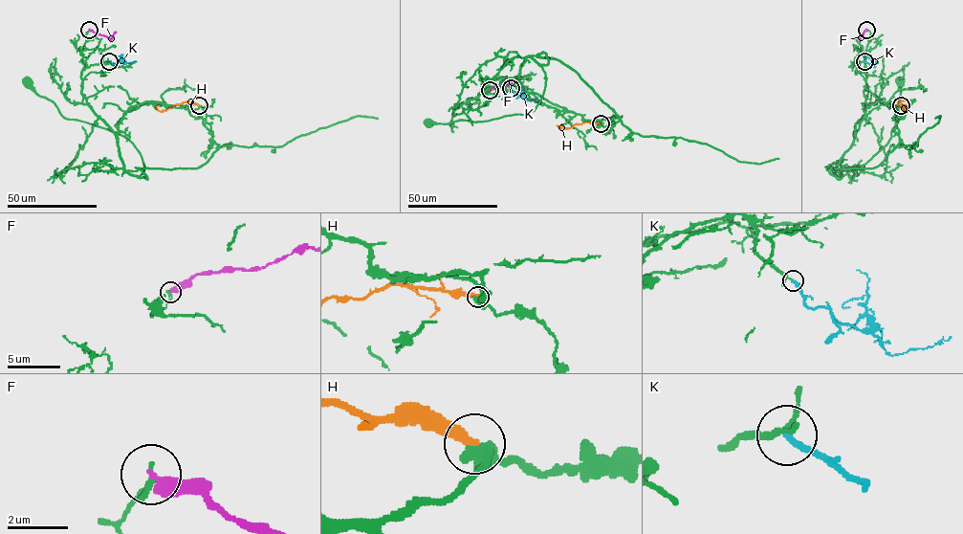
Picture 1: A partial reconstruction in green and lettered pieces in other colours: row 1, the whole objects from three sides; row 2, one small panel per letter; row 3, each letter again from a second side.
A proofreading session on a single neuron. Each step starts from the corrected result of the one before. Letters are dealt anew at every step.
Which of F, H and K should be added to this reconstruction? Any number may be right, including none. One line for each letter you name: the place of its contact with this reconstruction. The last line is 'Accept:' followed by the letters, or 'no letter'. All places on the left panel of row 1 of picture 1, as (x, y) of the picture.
Accept: no letter

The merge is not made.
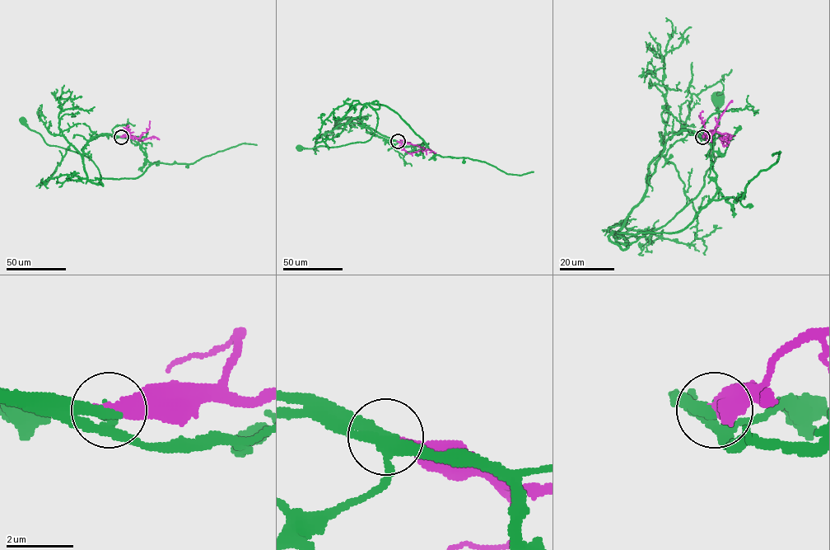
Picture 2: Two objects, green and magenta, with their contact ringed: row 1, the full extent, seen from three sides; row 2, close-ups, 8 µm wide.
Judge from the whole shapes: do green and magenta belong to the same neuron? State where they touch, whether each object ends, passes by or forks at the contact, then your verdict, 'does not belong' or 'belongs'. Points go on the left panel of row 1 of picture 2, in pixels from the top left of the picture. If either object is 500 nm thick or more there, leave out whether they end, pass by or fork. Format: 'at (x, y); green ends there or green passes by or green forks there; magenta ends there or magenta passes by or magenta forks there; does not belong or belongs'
at (121, 137); green passes by; magenta ends there; belongs

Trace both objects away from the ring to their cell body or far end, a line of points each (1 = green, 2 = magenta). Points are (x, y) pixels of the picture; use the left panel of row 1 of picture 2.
1: (120, 136), (100, 133), (87, 142), (83, 163), (93, 182), (101, 178), (89, 158), (48, 145), (23, 120)
2: (120, 136), (125, 133), (142, 140), (153, 137), (159, 139)

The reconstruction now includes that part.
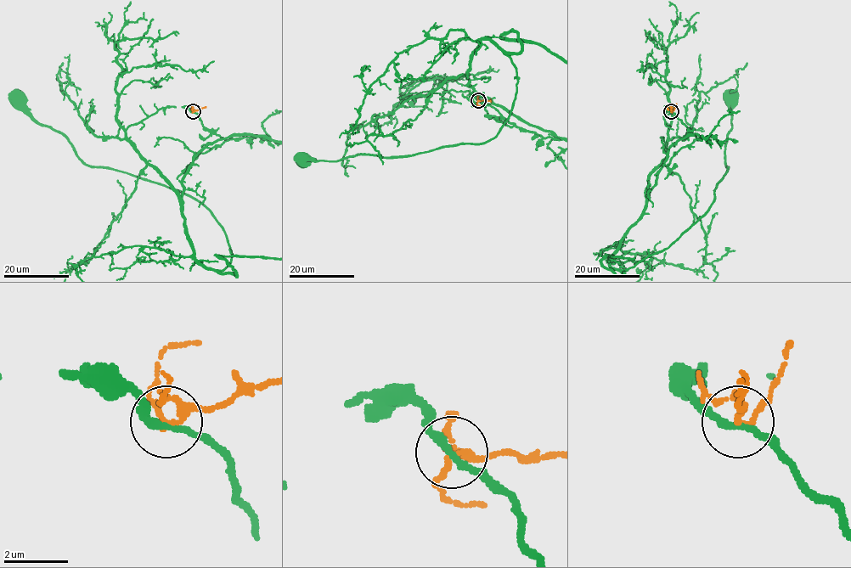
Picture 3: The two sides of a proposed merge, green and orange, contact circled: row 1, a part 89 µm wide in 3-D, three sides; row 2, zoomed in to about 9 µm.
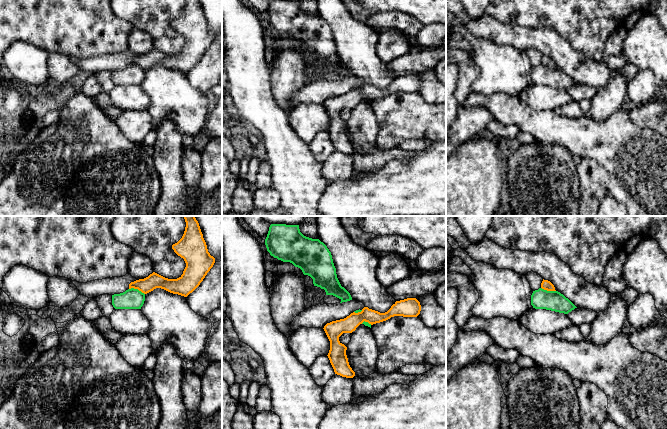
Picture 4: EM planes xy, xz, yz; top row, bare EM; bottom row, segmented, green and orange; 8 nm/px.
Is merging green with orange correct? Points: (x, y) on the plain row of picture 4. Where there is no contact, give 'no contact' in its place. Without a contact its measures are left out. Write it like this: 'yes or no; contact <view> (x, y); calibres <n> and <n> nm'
no; contact xy (137, 65); calibres 160 and 120 nm

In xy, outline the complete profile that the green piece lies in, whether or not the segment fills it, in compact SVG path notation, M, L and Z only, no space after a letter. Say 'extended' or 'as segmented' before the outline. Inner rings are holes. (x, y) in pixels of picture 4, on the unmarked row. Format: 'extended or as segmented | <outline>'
as segmented | M134 64L112 71L112 81L115 85L141 85L144 77L145 70Z

